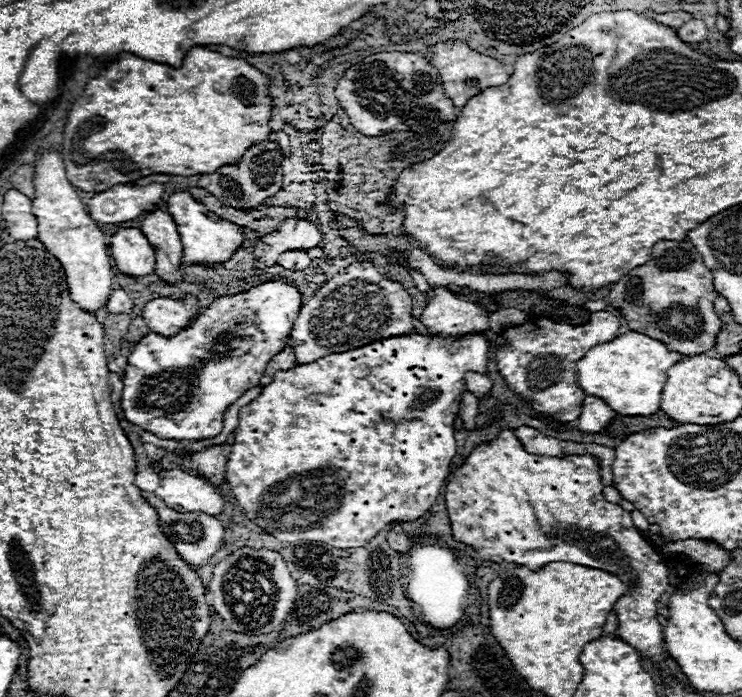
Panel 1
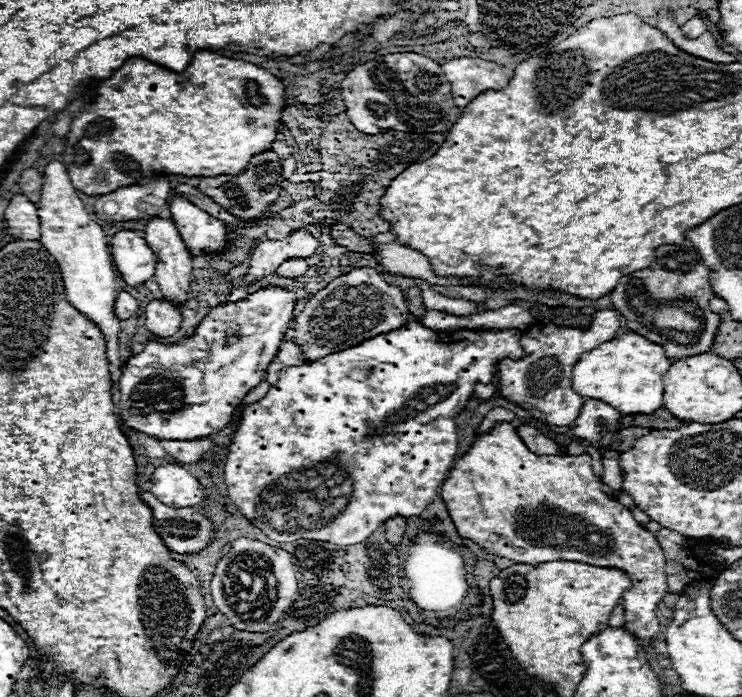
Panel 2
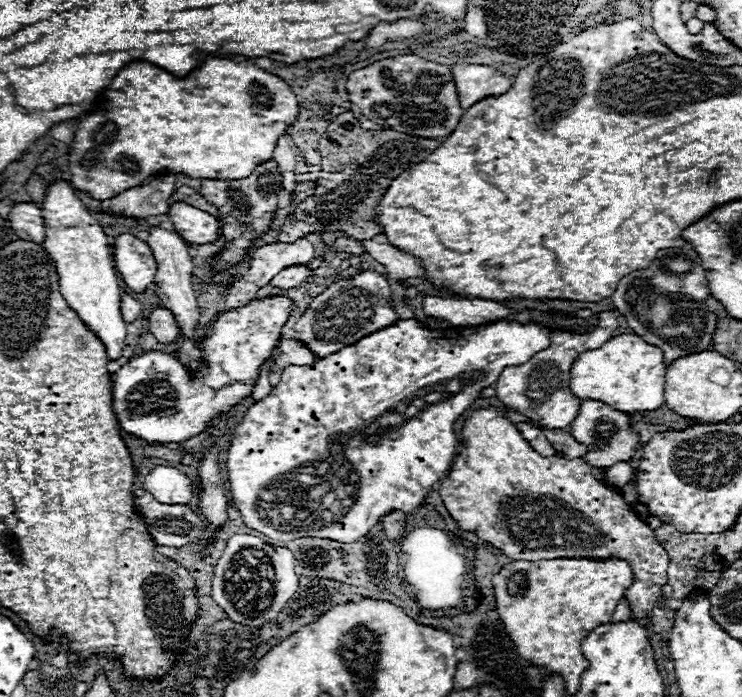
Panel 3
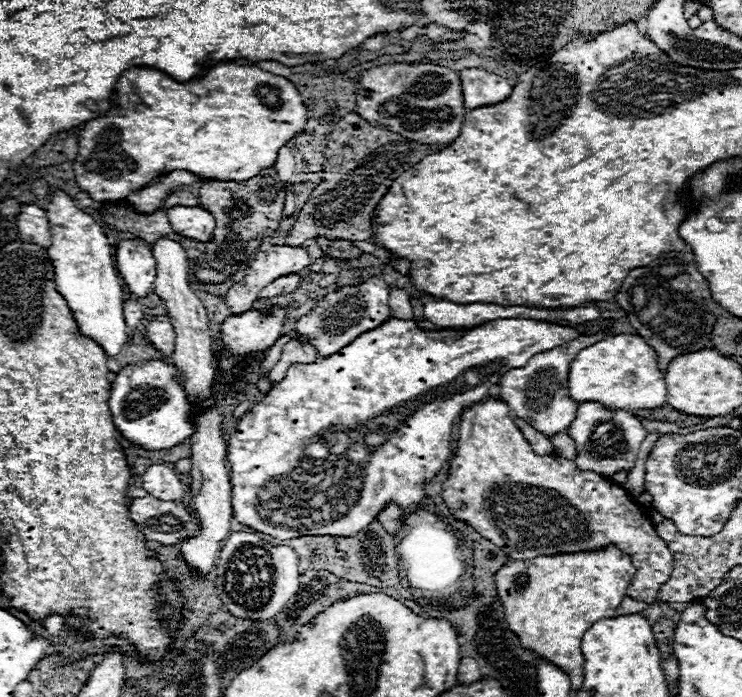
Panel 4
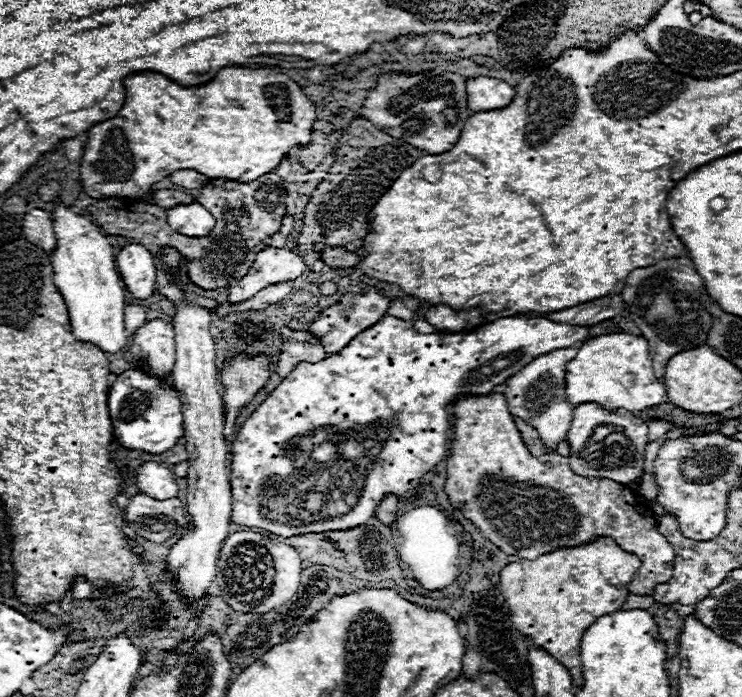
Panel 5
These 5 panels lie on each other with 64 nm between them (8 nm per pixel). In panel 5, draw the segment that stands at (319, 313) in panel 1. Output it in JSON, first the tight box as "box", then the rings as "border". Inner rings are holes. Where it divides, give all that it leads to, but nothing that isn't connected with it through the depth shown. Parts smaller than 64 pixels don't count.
{"box":[306,286,388,354],"border":[[[370,286],[368,290],[364,290],[362,294],[344,294],[340,296],[330,308],[326,308],[312,324],[306,326],[306,330],[310,334],[314,334],[318,338],[318,342],[324,346],[326,354],[336,354],[338,350],[342,350],[352,338],[356,338],[356,334],[360,334],[362,330],[374,326],[382,316],[386,316],[388,310],[388,298],[376,288]]]}

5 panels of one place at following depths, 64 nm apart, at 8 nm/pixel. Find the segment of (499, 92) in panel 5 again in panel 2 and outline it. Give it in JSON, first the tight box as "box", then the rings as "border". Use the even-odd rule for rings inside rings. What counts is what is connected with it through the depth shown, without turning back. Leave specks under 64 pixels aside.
{"box":[440,58,510,108],"border":[[[450,58],[440,62],[450,86],[456,106],[464,108],[472,98],[482,94],[488,88],[504,88],[510,78],[502,72],[496,62],[482,58]]]}

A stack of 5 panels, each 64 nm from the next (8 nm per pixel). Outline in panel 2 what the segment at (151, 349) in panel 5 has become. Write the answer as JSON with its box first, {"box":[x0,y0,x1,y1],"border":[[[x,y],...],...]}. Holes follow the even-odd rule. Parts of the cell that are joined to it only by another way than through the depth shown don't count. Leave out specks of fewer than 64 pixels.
{"box":[144,300,182,338],"border":[[[152,300],[144,310],[144,320],[146,320],[146,328],[152,334],[160,338],[168,338],[178,332],[182,324],[182,312],[166,300]]]}

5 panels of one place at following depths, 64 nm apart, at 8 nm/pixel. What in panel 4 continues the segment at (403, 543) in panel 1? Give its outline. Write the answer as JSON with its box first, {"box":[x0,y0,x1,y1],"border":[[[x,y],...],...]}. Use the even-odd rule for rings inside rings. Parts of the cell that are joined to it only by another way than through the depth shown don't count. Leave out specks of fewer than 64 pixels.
{"box":[378,504,404,536],"border":[[[392,504],[392,506],[386,506],[386,510],[382,510],[382,514],[378,514],[378,520],[380,524],[384,526],[384,530],[388,530],[388,534],[396,536],[400,532],[400,526],[402,526],[402,520],[404,518],[404,512]]]}

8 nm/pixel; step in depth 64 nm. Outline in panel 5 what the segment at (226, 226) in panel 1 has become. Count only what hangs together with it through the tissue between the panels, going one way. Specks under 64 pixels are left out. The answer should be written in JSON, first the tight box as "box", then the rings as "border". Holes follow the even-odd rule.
{"box":[168,202,214,238],"border":[[[198,202],[194,204],[178,204],[168,210],[168,224],[178,234],[200,238],[214,228],[214,216]]]}

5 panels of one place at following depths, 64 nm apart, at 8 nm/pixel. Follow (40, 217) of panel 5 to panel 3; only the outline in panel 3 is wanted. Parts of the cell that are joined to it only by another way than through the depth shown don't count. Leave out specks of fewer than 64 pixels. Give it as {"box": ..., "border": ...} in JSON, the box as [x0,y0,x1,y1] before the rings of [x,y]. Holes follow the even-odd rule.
{"box":[8,202,44,242],"border":[[[16,202],[8,220],[20,240],[44,242],[44,218],[40,218],[40,208],[34,202]]]}

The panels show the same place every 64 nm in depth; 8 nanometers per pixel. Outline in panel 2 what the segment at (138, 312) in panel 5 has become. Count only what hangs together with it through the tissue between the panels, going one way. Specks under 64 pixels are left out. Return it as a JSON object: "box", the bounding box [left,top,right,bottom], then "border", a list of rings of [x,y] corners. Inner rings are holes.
{"box":[114,292,138,318],"border":[[[118,292],[116,300],[114,300],[114,314],[118,318],[130,318],[134,312],[138,310],[138,302],[136,298],[132,298],[128,292]]]}

